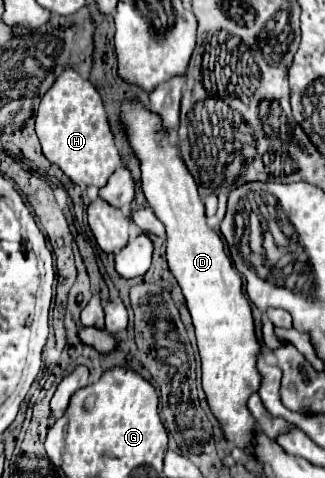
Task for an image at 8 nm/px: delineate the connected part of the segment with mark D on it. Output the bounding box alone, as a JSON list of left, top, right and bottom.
[118,98,260,454]

